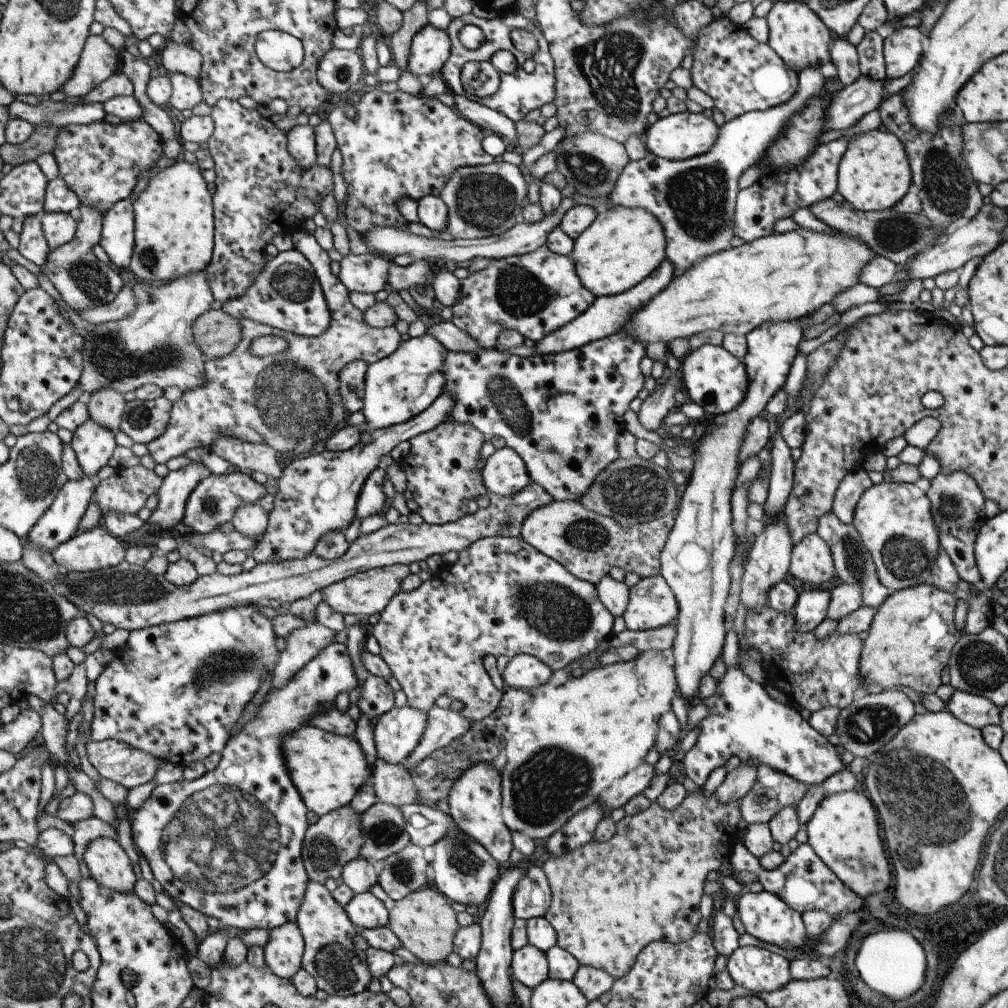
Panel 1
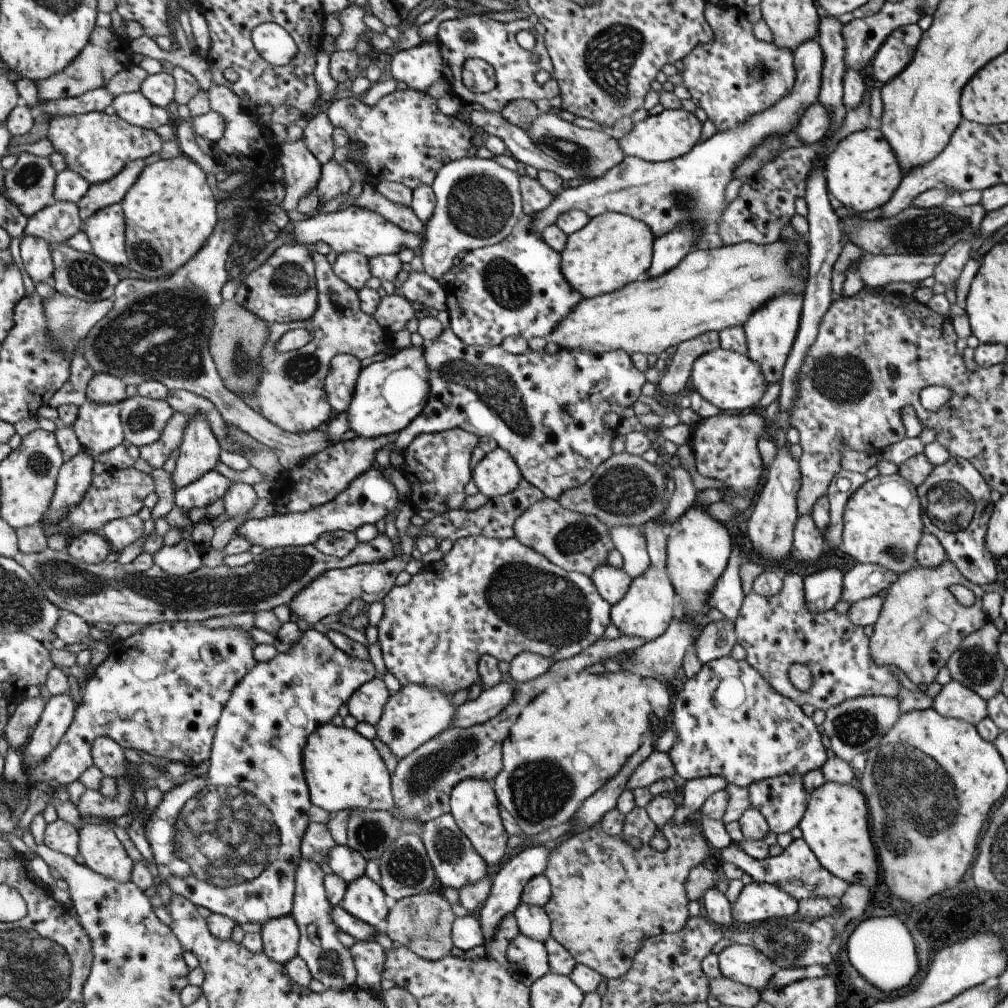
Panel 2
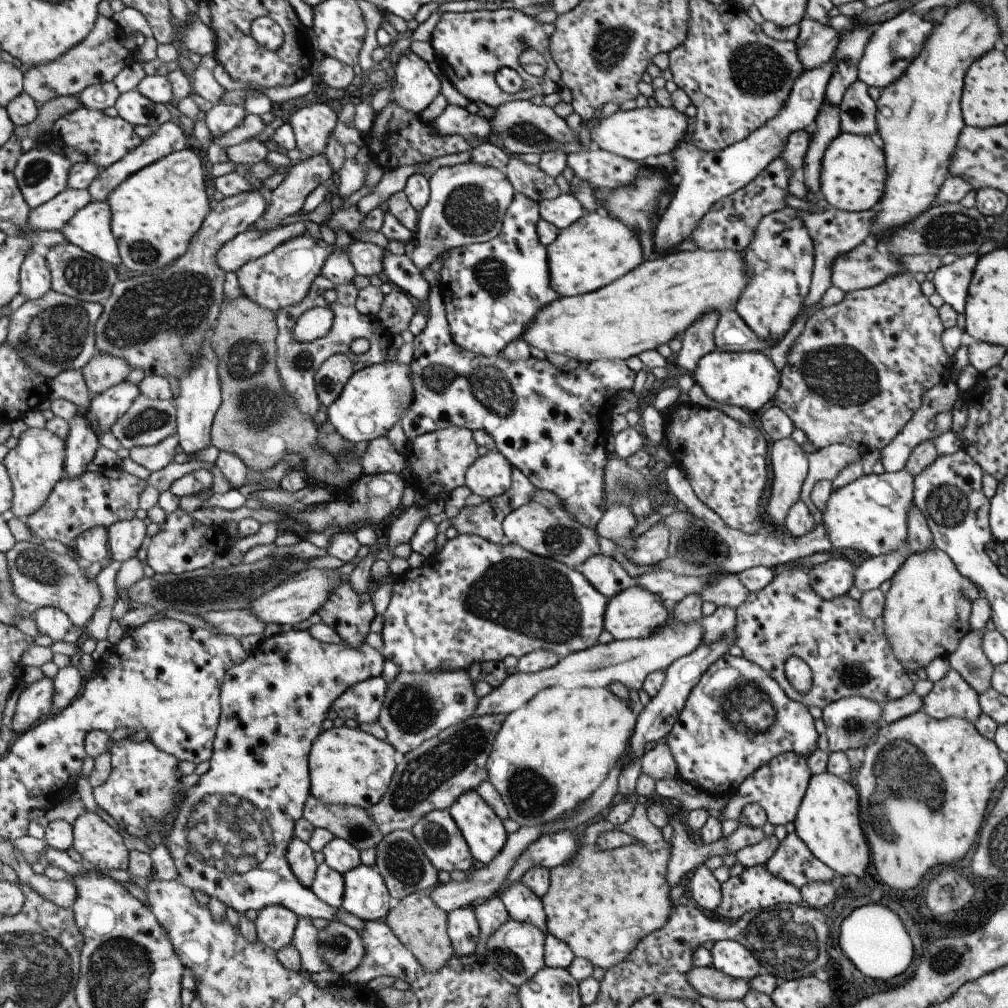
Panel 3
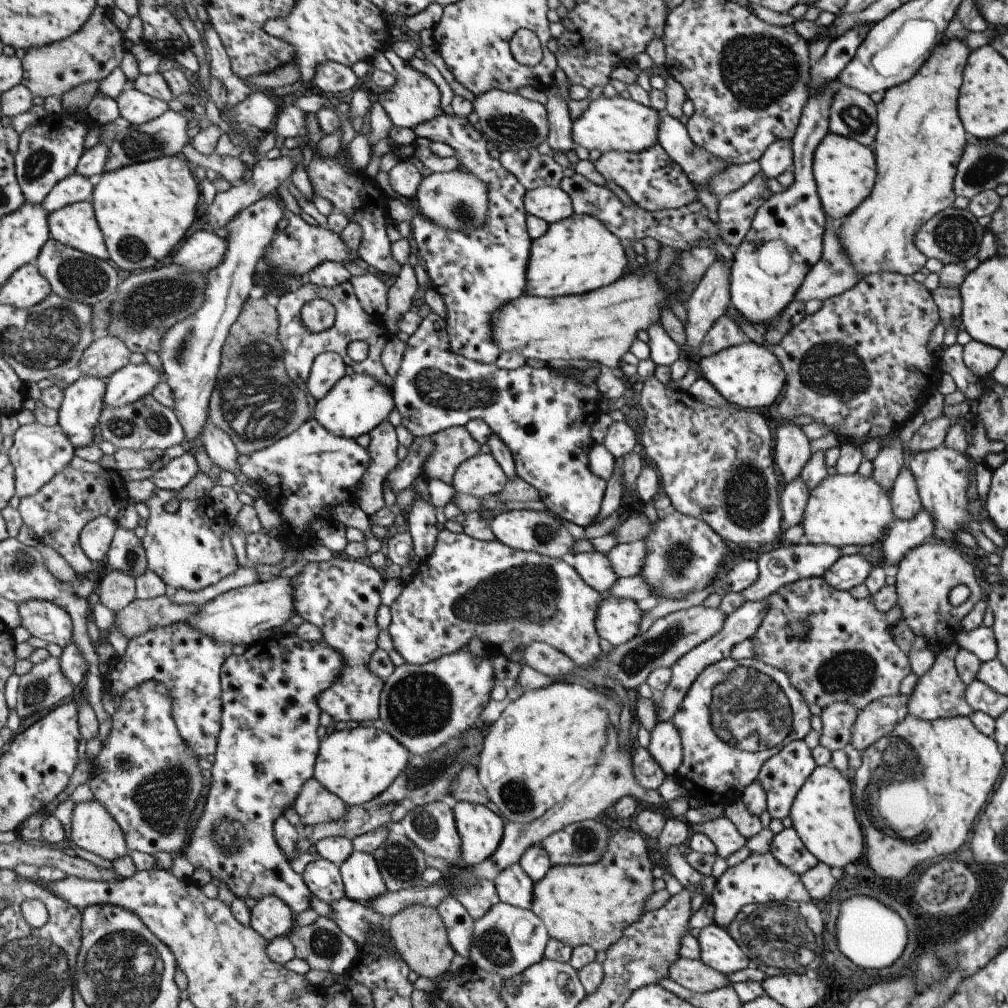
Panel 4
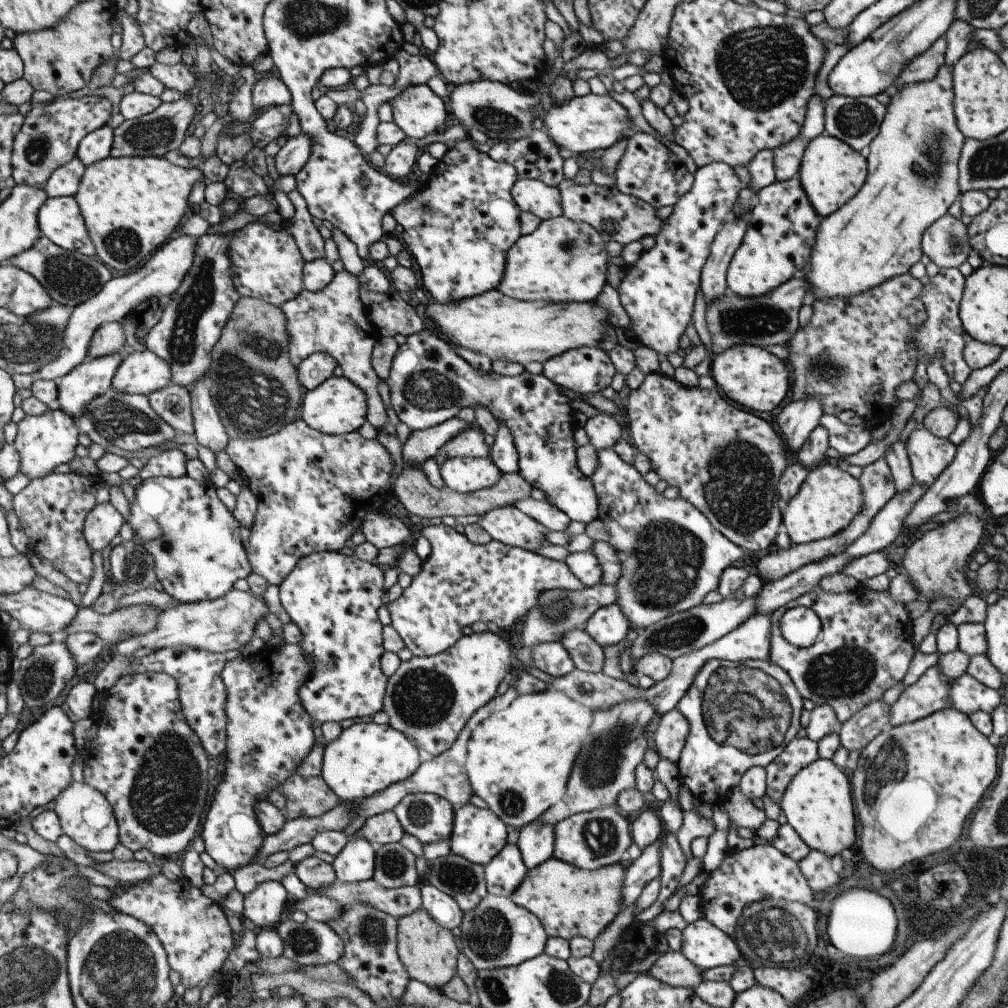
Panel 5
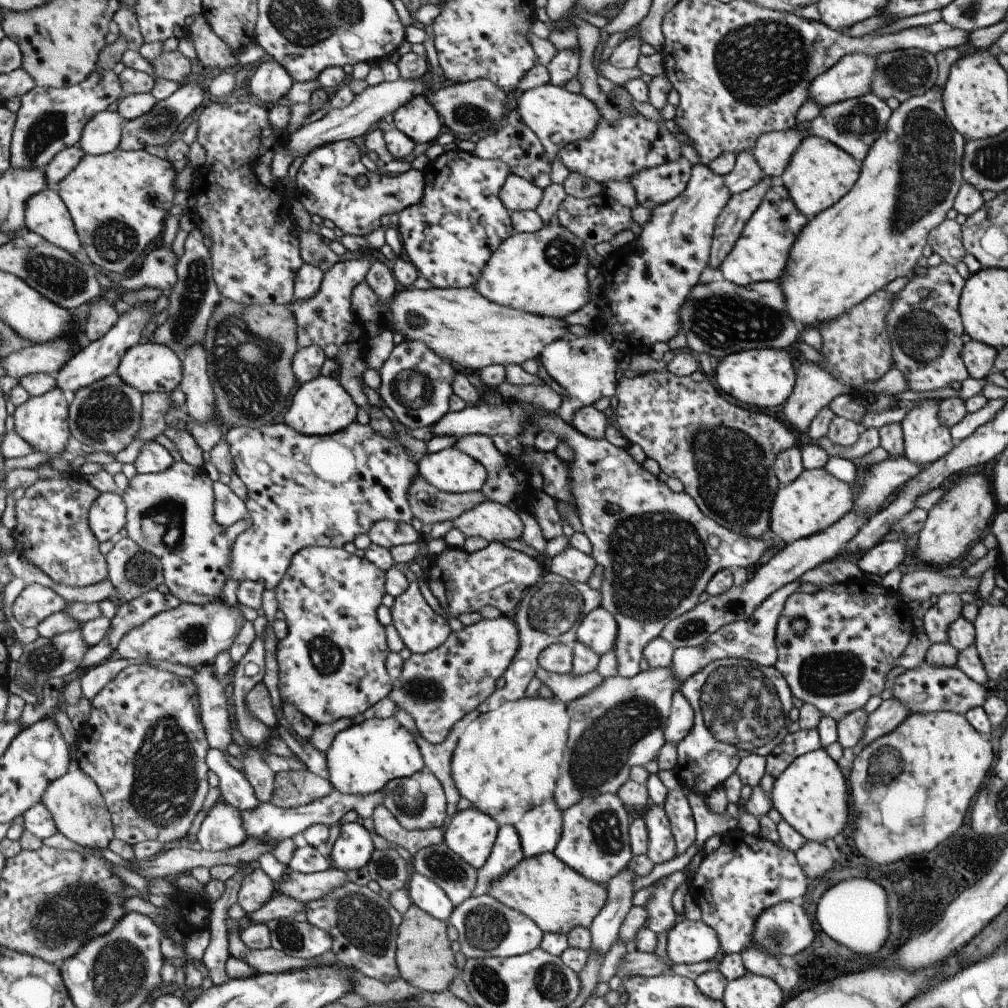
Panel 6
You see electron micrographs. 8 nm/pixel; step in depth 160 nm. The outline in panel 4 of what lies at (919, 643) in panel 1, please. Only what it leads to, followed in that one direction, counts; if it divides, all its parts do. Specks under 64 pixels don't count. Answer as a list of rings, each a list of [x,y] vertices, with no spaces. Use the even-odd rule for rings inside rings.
[[[949,542],[924,544],[908,550],[896,564],[894,589],[896,604],[901,610],[905,626],[914,636],[921,636],[929,650],[944,649],[955,643],[959,633],[960,620],[974,607],[981,598],[981,581],[972,564],[965,560]],[[957,584],[964,584],[969,589],[969,596],[960,605],[954,607],[947,601],[949,591]]]

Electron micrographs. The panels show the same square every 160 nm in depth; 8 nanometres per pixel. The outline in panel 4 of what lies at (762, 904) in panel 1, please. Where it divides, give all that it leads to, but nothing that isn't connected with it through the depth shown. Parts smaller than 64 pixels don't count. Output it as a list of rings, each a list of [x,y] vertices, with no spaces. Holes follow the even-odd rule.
[[[767,852],[762,855],[751,853],[745,860],[727,867],[721,876],[714,880],[708,890],[710,903],[714,908],[713,923],[723,929],[733,920],[733,917],[742,909],[742,906],[751,903],[787,903],[811,901],[809,894],[802,885],[799,875],[793,874],[784,866],[781,866]]]

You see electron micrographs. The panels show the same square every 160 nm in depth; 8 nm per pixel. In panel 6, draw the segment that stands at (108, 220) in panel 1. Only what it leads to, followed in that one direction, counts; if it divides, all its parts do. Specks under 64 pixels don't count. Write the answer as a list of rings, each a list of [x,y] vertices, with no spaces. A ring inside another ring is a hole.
[[[47,188],[31,198],[26,208],[29,230],[71,254],[85,251],[70,209],[57,189]]]

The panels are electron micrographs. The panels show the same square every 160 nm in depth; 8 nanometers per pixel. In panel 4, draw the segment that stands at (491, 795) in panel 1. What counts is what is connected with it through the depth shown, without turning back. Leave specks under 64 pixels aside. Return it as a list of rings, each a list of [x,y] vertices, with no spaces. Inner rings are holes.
[[[459,801],[453,809],[462,836],[462,863],[475,866],[490,858],[505,835],[503,818],[487,806],[469,801]]]

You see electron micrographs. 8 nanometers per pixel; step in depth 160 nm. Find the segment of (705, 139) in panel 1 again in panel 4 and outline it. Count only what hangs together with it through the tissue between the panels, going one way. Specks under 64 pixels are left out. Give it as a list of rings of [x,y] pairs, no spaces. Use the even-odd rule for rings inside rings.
[[[616,96],[611,99],[599,98],[593,100],[588,108],[572,122],[572,142],[583,146],[588,151],[599,150],[638,153],[658,142],[659,113],[650,106],[640,105],[632,99]]]

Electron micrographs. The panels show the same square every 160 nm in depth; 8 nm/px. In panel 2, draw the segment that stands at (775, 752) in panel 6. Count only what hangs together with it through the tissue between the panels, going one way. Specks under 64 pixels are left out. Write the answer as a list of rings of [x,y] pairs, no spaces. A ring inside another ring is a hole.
[[[781,775],[755,781],[746,787],[750,806],[757,809],[773,834],[785,834],[798,826],[806,801],[799,775]]]

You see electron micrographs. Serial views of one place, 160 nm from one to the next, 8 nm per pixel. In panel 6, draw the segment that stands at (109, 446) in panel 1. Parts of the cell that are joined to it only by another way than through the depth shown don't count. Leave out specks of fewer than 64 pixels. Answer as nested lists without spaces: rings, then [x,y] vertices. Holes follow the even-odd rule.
[[[159,343],[138,344],[127,351],[119,365],[119,375],[129,386],[140,390],[144,395],[156,392],[171,392],[179,388],[184,375],[180,356],[169,345]]]

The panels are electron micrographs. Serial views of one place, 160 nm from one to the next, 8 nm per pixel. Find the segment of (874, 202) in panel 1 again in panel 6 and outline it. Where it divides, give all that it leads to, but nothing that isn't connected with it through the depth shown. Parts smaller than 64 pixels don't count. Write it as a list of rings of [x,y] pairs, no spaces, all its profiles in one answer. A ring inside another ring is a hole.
[[[815,134],[807,135],[800,143],[791,156],[781,180],[795,208],[809,220],[819,212],[830,208],[847,192],[850,192],[859,174],[859,162],[840,150],[835,144],[818,138]]]

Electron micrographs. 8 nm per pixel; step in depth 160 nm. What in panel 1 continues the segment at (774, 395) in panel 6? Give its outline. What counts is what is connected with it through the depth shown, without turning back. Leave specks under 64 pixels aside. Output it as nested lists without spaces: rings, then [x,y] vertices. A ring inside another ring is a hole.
[[[702,344],[682,357],[680,380],[682,391],[688,401],[701,406],[708,418],[725,414],[734,409],[735,405],[743,400],[748,381],[742,361],[736,359],[721,345],[712,344]]]

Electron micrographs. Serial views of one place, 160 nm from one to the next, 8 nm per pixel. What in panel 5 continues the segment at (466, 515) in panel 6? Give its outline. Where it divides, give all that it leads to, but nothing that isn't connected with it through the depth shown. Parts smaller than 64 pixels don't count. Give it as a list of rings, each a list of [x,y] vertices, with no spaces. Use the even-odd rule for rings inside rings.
[[[516,505],[494,508],[477,523],[490,532],[495,540],[512,547],[534,551],[549,544],[545,541],[548,528]]]

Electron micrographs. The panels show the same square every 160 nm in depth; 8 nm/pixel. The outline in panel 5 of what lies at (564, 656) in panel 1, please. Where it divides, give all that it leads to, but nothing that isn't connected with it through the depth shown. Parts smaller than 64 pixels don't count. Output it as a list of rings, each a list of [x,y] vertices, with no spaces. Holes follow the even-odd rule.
[[[445,524],[429,525],[423,529],[423,534],[432,544],[431,556],[424,561],[421,572],[414,576],[401,598],[387,604],[392,625],[415,657],[432,657],[449,650],[464,637],[463,628],[473,626],[475,622],[494,622],[500,632],[506,632],[517,622],[523,622],[525,616],[538,606],[544,591],[581,591],[585,588],[563,561],[555,562],[535,551],[512,547],[495,539],[486,545],[476,545],[465,532],[459,533]],[[569,630],[558,640],[576,669],[587,673],[599,673],[604,662],[603,650],[591,636],[581,630]]]

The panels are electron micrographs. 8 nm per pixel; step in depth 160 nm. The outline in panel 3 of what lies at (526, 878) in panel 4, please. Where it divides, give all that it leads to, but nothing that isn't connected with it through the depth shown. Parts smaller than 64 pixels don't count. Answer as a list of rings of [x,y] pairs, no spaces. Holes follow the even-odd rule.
[[[523,882],[513,883],[499,899],[505,903],[511,918],[522,923],[534,924],[544,935],[547,934],[542,902],[535,896],[535,891],[531,890],[531,887]]]

